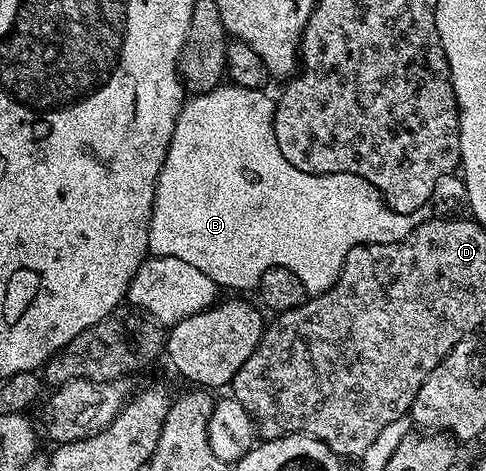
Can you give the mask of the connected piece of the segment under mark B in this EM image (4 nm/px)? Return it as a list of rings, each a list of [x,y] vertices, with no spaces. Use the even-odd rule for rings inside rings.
[[[224,82],[212,92],[201,92],[192,95],[184,103],[177,118],[177,126],[173,130],[173,138],[169,142],[169,150],[165,162],[161,166],[161,174],[155,183],[155,201],[151,207],[151,229],[149,230],[149,242],[147,243],[150,255],[168,256],[169,258],[181,258],[181,262],[189,262],[189,266],[197,266],[201,274],[209,274],[213,282],[219,285],[220,289],[236,288],[236,293],[247,294],[247,291],[254,289],[259,283],[261,274],[270,268],[284,268],[293,270],[297,278],[301,278],[301,286],[309,294],[328,292],[337,282],[337,278],[343,269],[345,258],[349,250],[358,244],[395,244],[398,240],[404,240],[411,235],[415,229],[417,220],[414,215],[406,216],[395,212],[387,207],[382,196],[365,178],[348,172],[337,174],[313,174],[297,170],[281,154],[277,146],[277,138],[273,134],[273,114],[275,113],[275,100],[266,96],[267,92],[260,89],[242,88],[230,82]]]

